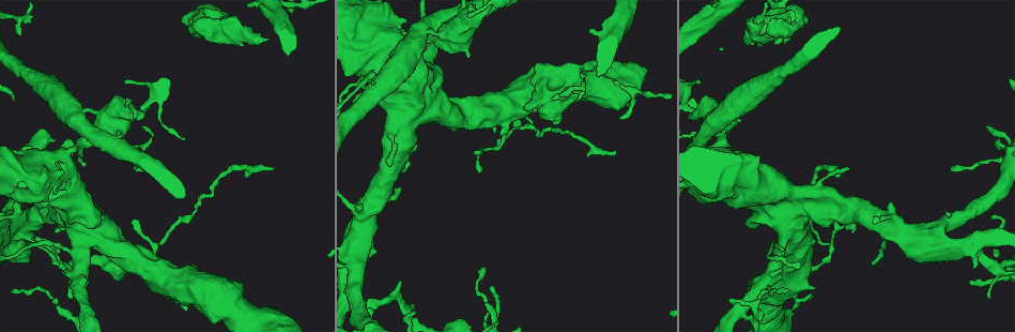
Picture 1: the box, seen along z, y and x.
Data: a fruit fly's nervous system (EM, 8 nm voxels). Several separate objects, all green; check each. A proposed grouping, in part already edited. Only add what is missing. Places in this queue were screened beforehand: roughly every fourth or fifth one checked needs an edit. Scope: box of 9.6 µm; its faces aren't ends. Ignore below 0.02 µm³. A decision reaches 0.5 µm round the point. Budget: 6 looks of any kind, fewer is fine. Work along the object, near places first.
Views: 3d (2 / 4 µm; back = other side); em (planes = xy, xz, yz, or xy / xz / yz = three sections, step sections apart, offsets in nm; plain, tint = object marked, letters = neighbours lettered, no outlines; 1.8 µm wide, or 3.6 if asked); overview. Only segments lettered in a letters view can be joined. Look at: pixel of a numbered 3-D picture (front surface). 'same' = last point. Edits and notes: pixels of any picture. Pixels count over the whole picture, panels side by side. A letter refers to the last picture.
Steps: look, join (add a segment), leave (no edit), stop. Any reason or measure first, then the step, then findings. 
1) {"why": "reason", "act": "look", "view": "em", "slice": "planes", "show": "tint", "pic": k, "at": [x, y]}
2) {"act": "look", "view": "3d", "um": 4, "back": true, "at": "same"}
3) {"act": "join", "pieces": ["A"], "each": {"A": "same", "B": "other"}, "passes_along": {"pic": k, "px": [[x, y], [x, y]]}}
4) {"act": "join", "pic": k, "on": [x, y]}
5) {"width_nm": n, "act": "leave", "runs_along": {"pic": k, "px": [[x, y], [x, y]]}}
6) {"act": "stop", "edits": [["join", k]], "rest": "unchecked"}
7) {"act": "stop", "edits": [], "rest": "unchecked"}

{"why": "thick end", "act": "look", "view": "3d", "um": 4, "pic": 1, "at": [32, 203]}

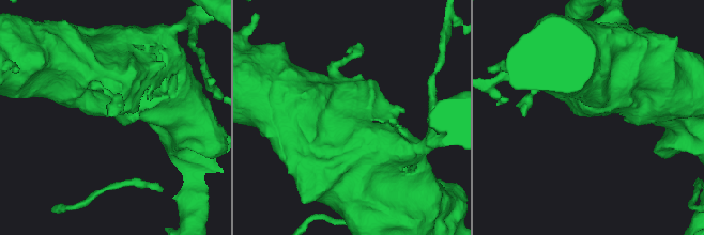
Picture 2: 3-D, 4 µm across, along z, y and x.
{"act": "look", "view": "em", "slice": "planes", "show": "letters", "pic": 2, "at": [595, 115]}

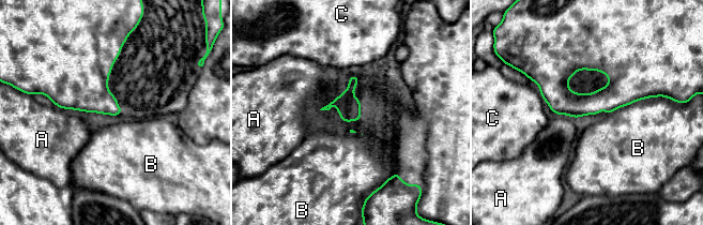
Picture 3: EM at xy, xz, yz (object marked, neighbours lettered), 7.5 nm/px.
{"longest_contact_nm": ["B", 440], "act": "leave", "each": {"A": "other", "B": "other", "C": "other"}, "border": {"pic": 3, "px": [[663, 95], [639, 99], [609, 114]]}, "found": "none of them fits"}

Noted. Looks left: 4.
{"why": "four or more arms meet", "act": "look", "view": "em", "slice": "xz", "step": 16, "show": "letters", "pic": 1, "at": [430, 35]}

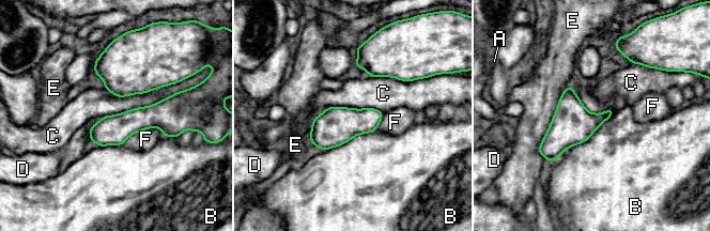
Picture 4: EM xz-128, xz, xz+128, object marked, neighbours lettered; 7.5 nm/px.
{"act": "leave", "each": {"A": "other", "B": "other", "C": "other", "D": "other", "E": "other", "F": "other"}, "runs_along": {"pic": 4, "px": [[175, 113], [137, 119], [92, 137]]}, "found": "no lettered segment goes on from it"}

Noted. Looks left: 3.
{"why": "an open end", "act": "look", "view": "em", "slice": "xy", "step": 16, "show": "letters", "pic": 1, "at": [268, 39]}

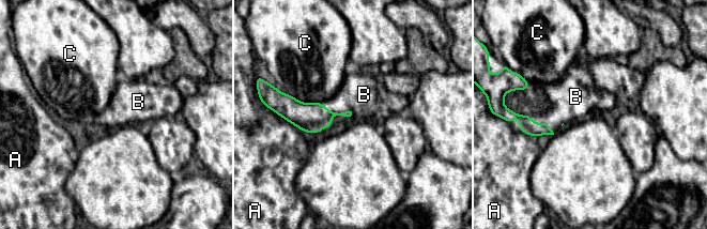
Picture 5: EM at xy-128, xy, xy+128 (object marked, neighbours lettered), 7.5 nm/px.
{"why": "cut it another way", "act": "look", "view": "em", "slice": "planes", "show": "letters", "at": "same"}

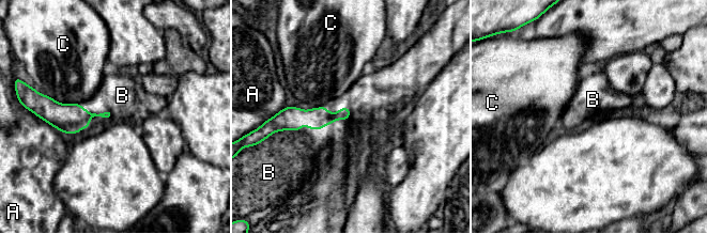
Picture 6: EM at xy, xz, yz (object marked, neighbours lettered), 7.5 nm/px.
{"act": "join", "pieces": ["B"], "each": {"A": "other", "B": "same", "C": "other"}, "found": "it goes on there"}

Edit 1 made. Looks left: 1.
{"act": "stop", "edits": [["join", 6]], "rest": "unchecked"}

